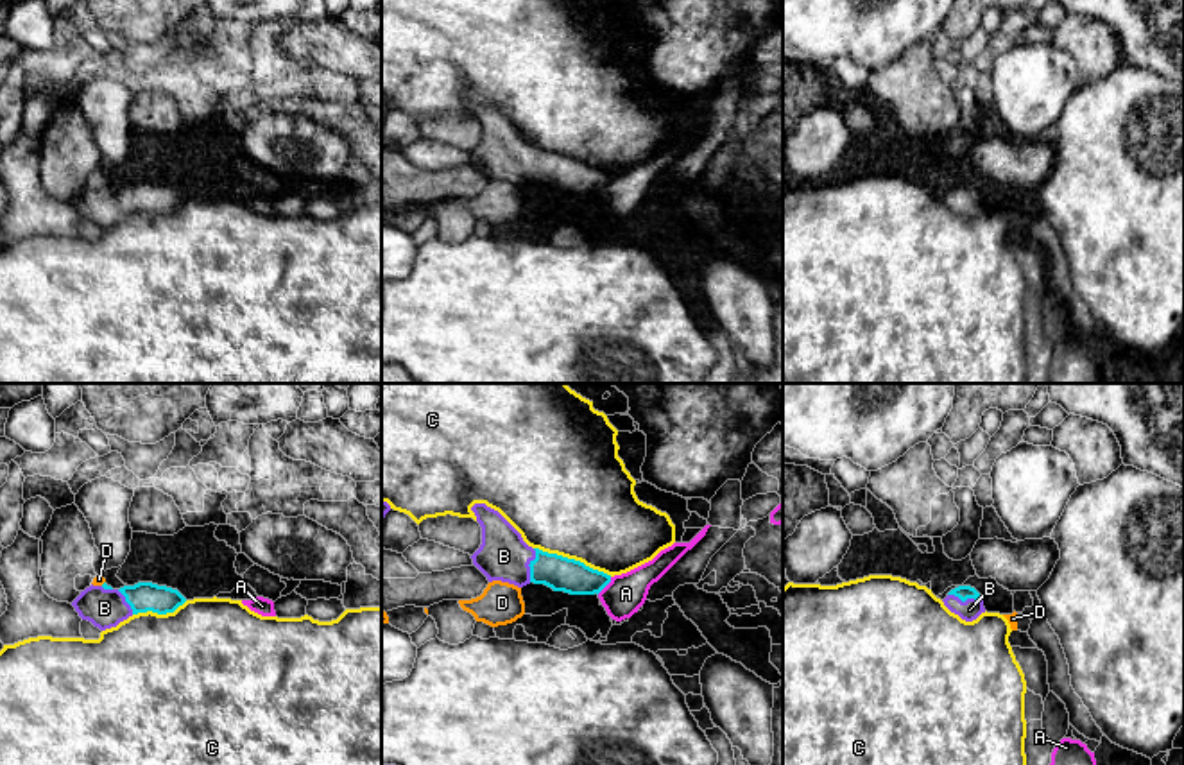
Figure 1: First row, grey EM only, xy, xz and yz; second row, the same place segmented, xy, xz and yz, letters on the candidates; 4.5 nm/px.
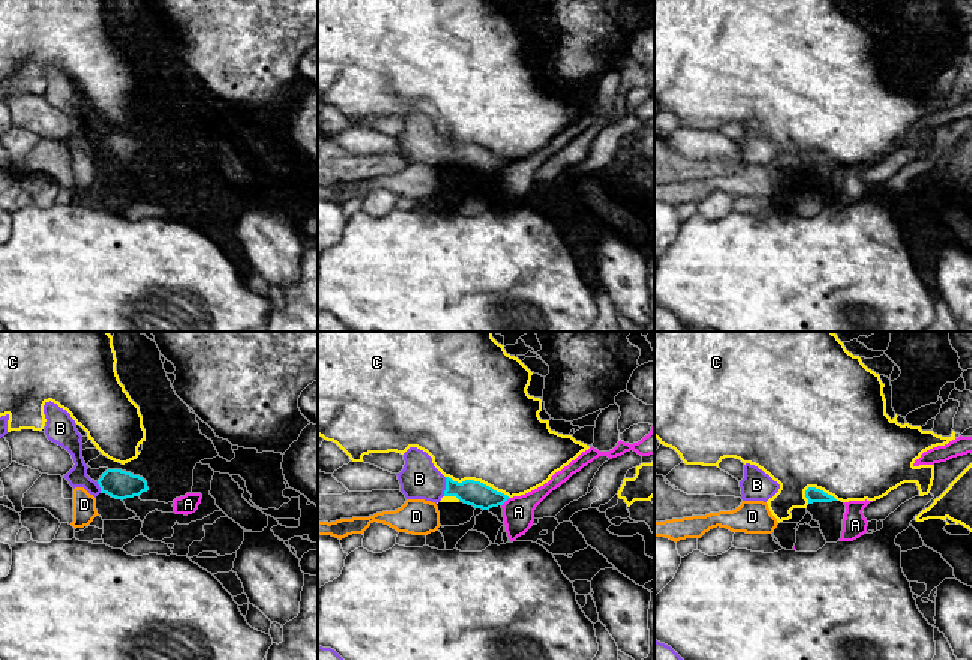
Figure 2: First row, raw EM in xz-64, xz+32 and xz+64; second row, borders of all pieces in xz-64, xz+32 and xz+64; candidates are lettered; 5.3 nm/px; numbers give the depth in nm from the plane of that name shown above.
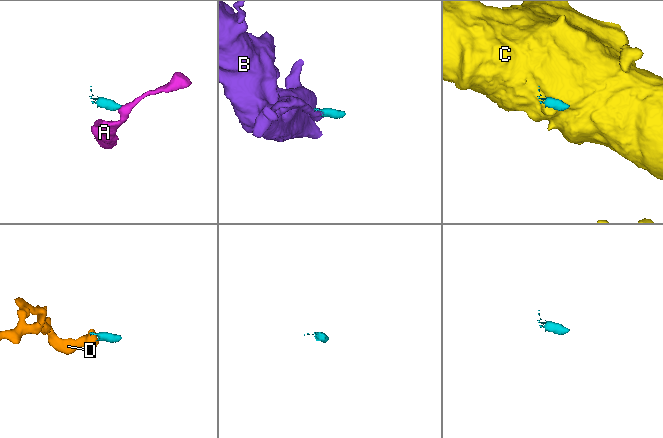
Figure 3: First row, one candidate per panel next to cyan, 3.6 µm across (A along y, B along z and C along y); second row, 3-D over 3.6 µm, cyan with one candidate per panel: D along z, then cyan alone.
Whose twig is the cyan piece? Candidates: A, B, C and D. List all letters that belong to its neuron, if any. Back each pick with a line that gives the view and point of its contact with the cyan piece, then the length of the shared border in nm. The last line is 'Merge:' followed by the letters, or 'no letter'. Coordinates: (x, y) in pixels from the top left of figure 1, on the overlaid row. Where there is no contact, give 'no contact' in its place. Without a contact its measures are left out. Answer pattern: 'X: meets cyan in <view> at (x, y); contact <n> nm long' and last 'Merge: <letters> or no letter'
B: meets cyan in xz at (529, 565); contact 150 nm long
Merge: B

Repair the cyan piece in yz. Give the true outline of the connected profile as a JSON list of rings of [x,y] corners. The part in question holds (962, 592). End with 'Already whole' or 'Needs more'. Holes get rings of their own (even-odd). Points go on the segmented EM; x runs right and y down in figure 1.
[[[971,586],[951,589],[942,602],[951,613],[958,615],[965,622],[973,622],[985,613],[983,597]]]. Needs more

